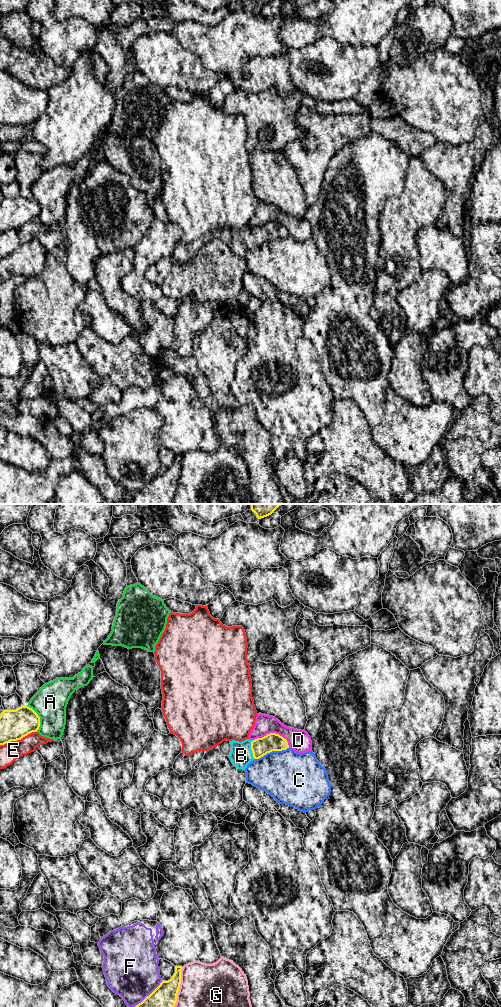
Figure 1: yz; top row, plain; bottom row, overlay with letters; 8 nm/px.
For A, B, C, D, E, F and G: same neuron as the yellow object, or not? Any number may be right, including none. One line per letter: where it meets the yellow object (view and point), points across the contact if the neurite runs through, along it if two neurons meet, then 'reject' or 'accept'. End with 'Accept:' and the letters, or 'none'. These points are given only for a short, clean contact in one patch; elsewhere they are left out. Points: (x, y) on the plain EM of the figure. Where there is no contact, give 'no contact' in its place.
A: yz (39, 205) | reject
B: yz (251, 237) | across yz (271, 230), (256, 237), (251, 237), (241, 243) | accept
C: yz (271, 239) | reject
D: yz (273, 221) | reject
E: yz (18, 227) | reject
F: yz (147, 484) | reject
G: yz (178, 478) | reject
Accept: B

